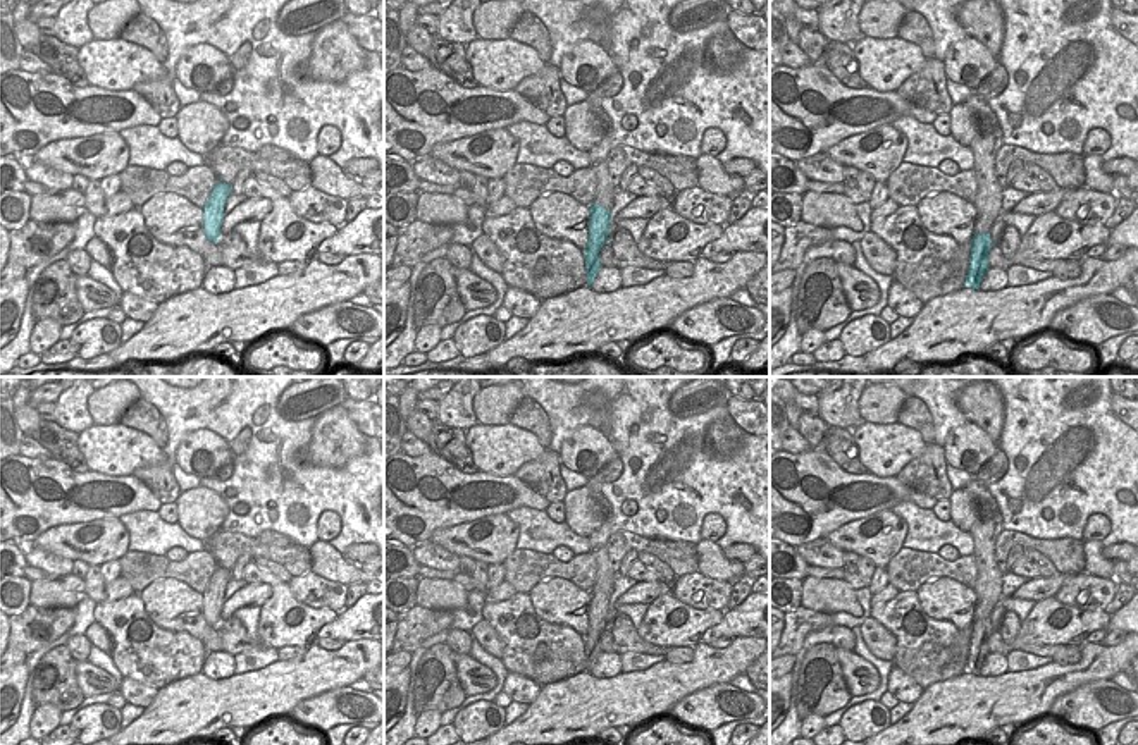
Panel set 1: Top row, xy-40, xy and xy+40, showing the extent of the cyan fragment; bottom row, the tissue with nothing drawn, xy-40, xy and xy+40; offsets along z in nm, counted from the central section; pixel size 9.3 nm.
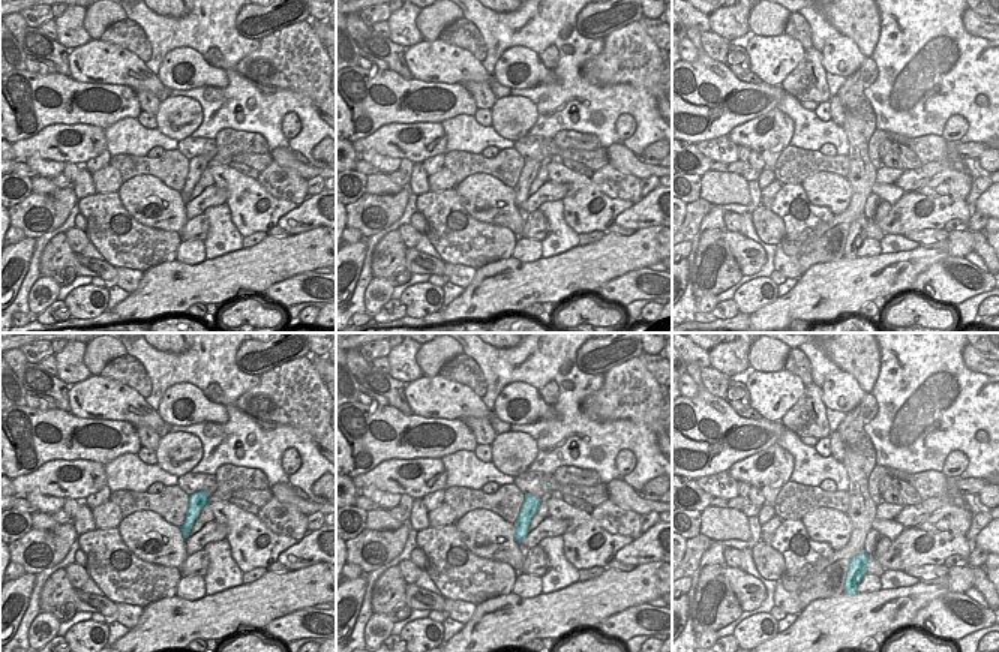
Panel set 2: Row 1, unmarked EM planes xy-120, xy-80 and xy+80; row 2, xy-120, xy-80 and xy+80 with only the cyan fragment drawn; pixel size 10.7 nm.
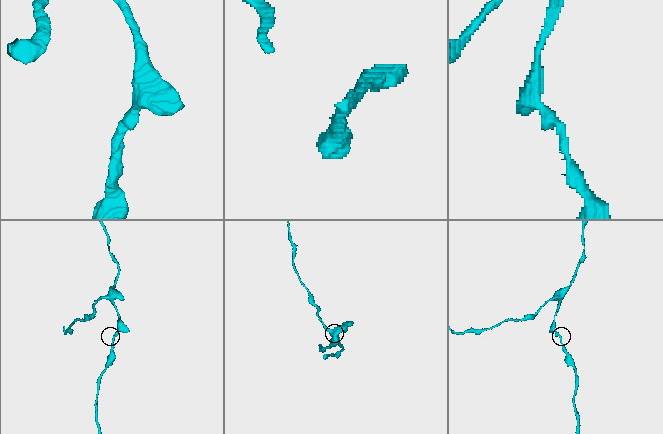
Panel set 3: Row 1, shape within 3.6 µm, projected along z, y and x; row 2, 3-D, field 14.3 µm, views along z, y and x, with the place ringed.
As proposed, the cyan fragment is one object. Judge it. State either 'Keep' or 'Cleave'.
Keep

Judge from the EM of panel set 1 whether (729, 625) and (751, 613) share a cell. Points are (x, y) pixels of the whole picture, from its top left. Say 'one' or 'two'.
one

